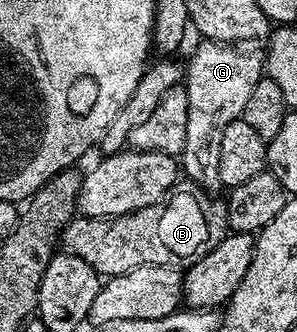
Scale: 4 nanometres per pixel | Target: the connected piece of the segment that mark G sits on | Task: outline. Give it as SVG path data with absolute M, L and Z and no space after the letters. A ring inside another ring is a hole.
M216 40L199 41L200 45L192 52L192 57L186 63L186 87L188 89L188 117L186 118L186 142L180 155L180 166L197 187L212 192L221 187L218 174L219 147L223 130L230 122L241 119L246 110L246 101L254 91L254 86L266 72L266 60L256 52L243 52L245 49L231 44L220 44Z

